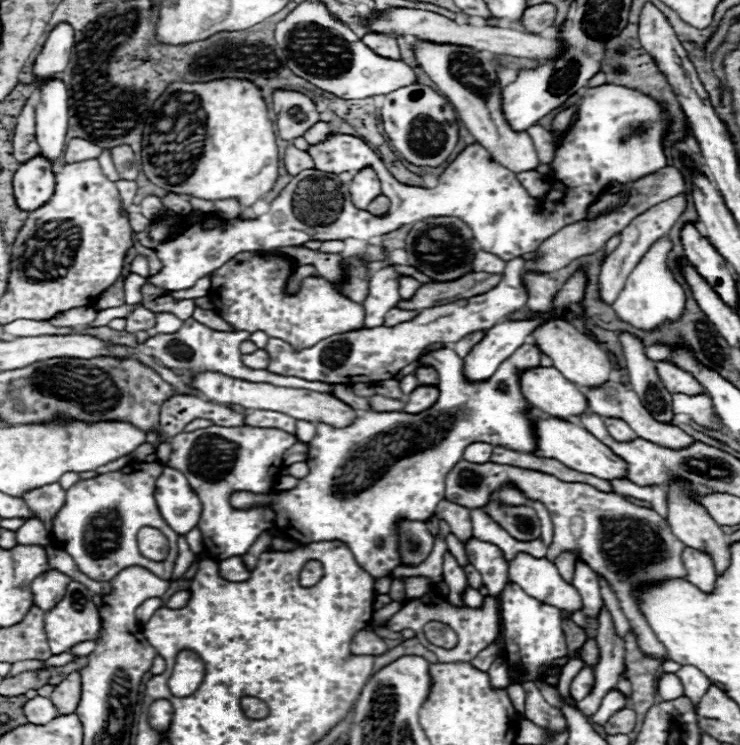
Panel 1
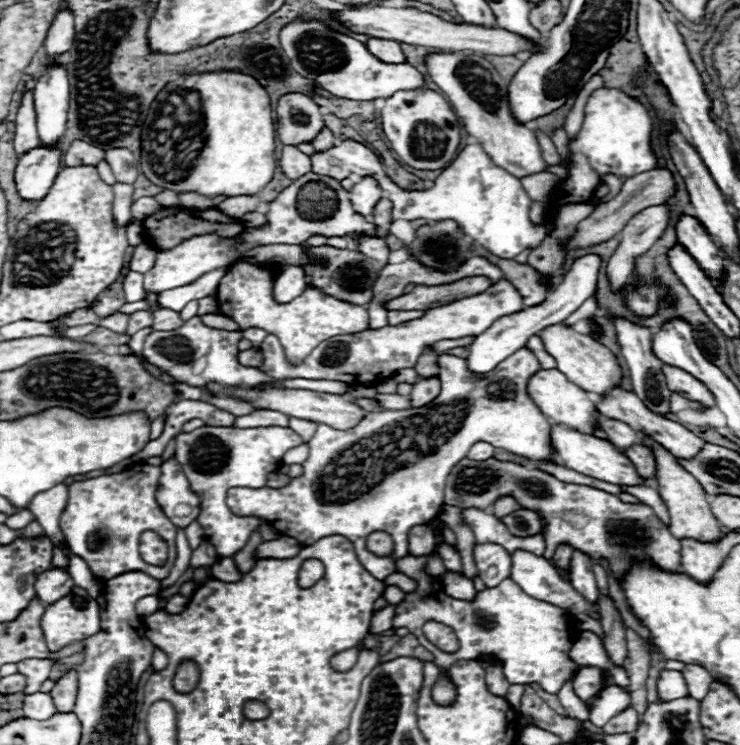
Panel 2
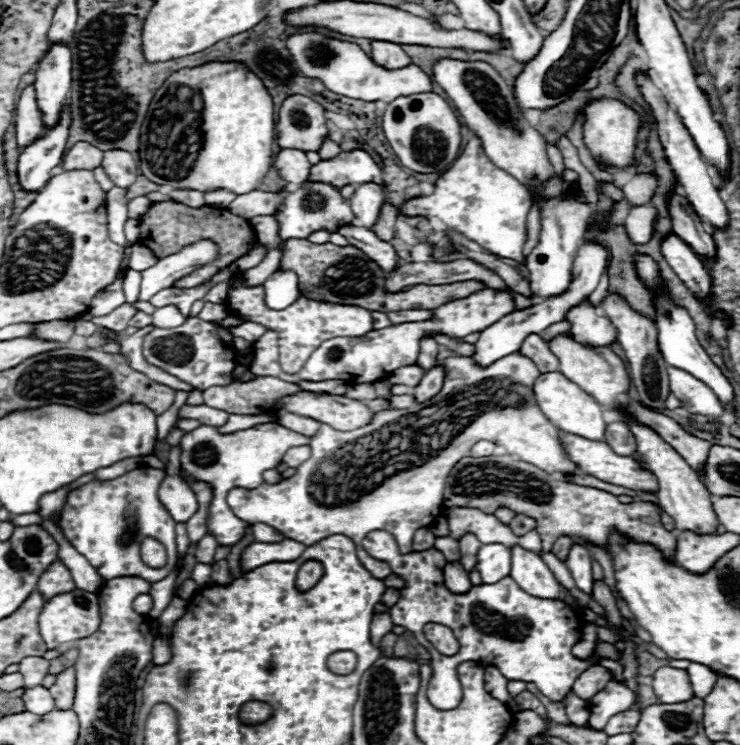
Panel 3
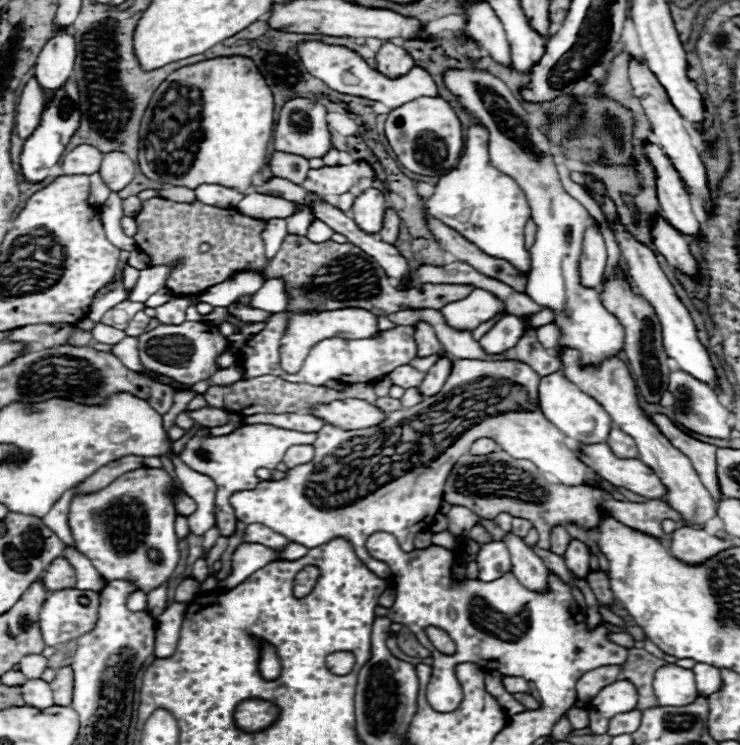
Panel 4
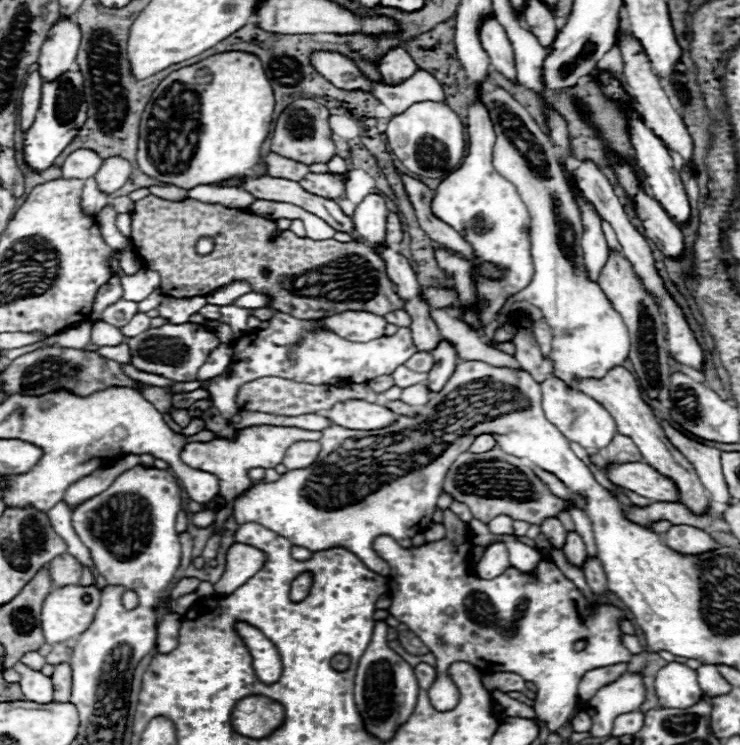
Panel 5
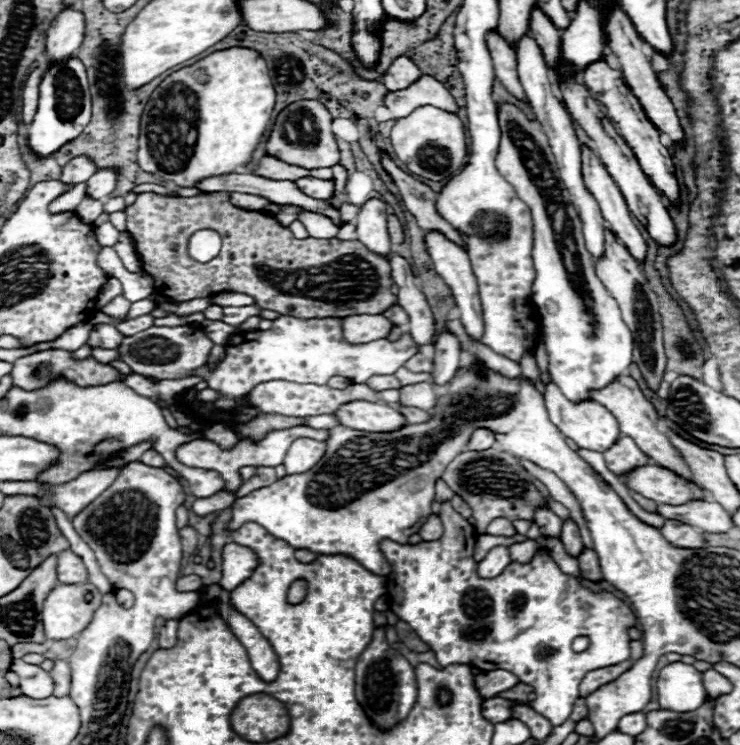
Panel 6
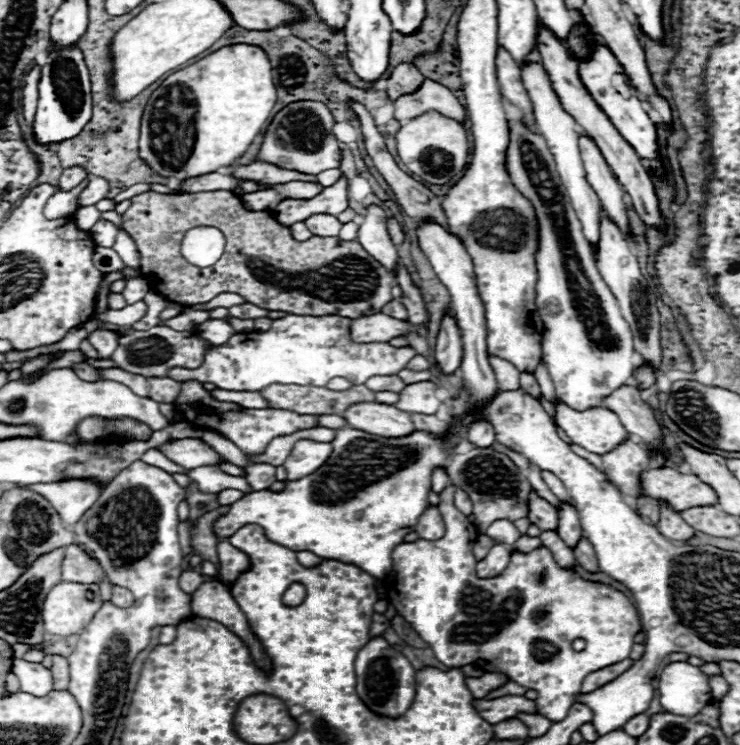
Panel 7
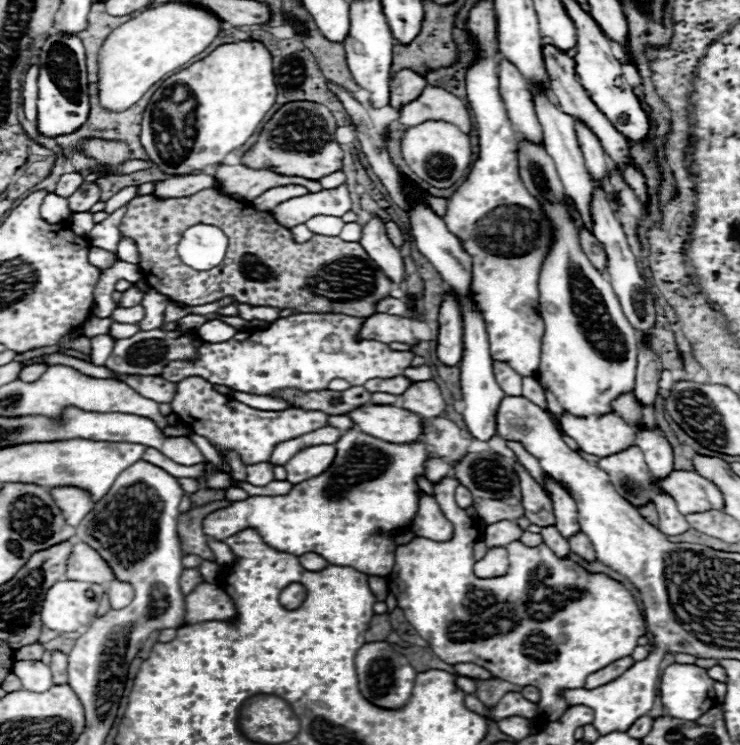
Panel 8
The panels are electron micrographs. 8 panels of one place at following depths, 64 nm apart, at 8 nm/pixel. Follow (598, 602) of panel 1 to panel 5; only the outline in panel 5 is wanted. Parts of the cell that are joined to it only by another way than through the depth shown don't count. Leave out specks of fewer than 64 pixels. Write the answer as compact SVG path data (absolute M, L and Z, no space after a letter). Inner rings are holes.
M568 532L562 550L564 550L566 558L568 558L572 564L576 564L576 566L582 568L582 562L584 562L584 558L586 558L586 548L584 548L584 542L582 542L582 538L578 536L578 532Z

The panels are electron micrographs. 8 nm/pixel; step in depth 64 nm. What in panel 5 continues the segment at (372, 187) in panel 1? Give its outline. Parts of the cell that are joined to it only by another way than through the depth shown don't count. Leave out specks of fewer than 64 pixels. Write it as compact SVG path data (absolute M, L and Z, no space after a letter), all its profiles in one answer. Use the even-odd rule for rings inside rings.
M370 194L356 206L352 220L354 220L356 232L370 246L384 246L386 216L388 216L388 208L384 198L378 194Z

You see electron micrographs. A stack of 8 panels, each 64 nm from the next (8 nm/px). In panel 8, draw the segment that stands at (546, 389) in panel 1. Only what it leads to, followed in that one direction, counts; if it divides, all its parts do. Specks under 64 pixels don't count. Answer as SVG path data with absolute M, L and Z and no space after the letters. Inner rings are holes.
M618 414L602 416L596 420L580 420L576 416L562 416L564 432L576 440L578 448L594 454L598 458L606 458L618 454L634 444L634 428L630 428Z

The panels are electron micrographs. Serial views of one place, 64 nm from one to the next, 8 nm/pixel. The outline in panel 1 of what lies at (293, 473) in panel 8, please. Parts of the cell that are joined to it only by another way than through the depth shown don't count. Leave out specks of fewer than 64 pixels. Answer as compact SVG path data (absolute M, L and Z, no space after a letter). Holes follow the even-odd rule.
M298 442L292 448L288 448L288 452L284 452L284 464L290 466L294 462L304 462L306 456L308 456L308 446L302 444L302 442Z

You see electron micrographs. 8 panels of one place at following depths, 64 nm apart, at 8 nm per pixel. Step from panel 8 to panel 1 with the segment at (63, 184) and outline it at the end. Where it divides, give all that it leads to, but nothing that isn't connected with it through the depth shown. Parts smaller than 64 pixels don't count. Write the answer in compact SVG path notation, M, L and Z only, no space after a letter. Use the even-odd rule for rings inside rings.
M70 140L68 146L66 146L66 152L64 152L64 162L66 164L74 164L74 162L82 162L82 160L92 160L92 158L98 158L102 154L102 150L88 142L88 140Z

